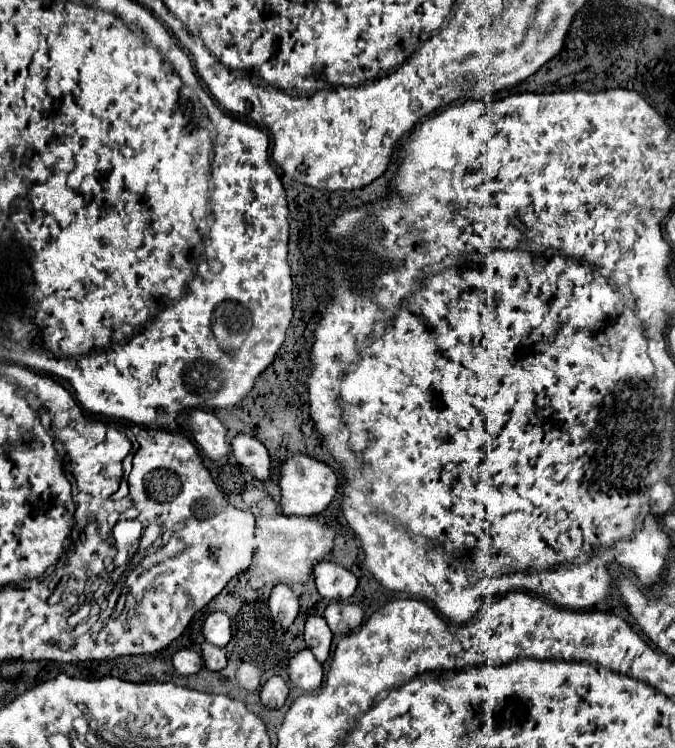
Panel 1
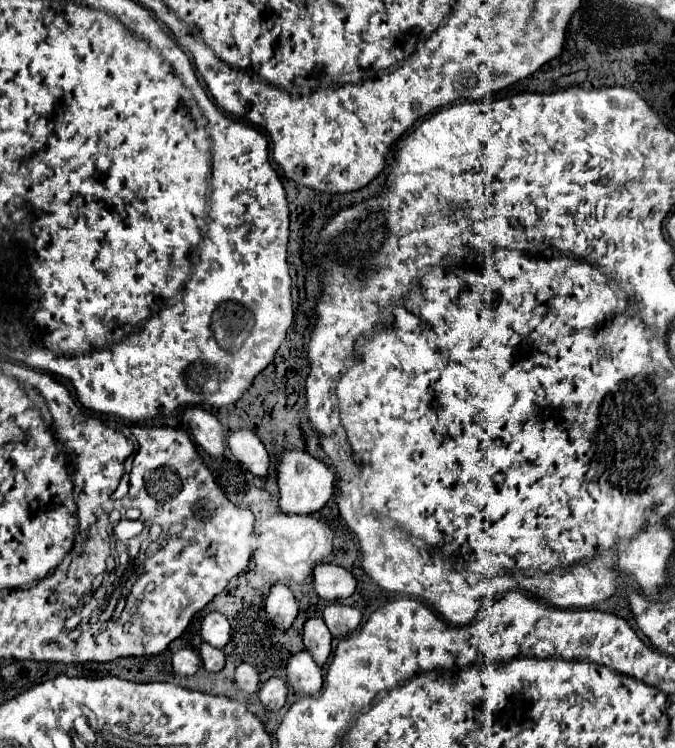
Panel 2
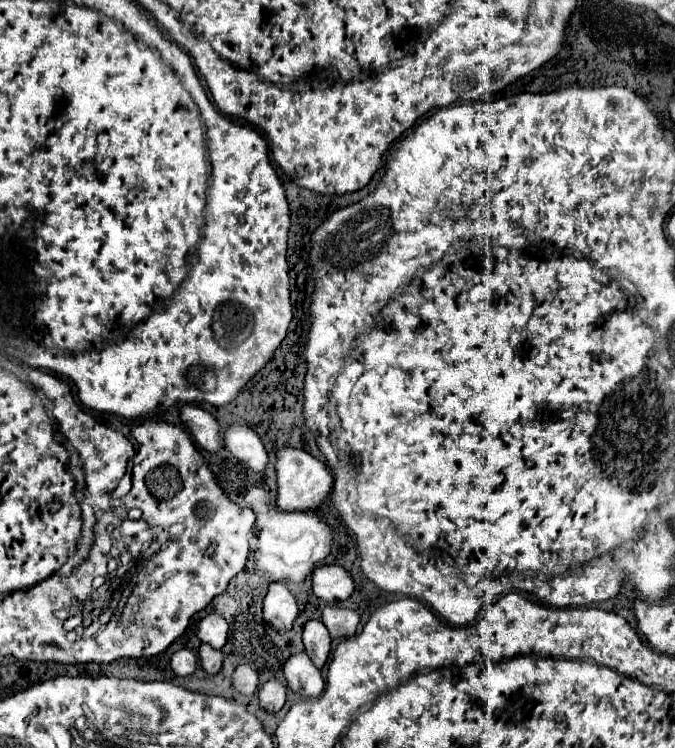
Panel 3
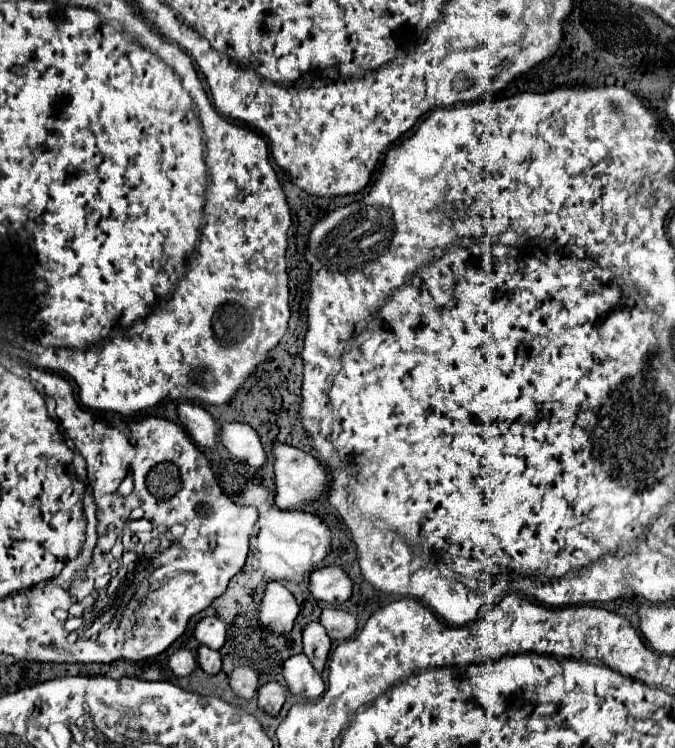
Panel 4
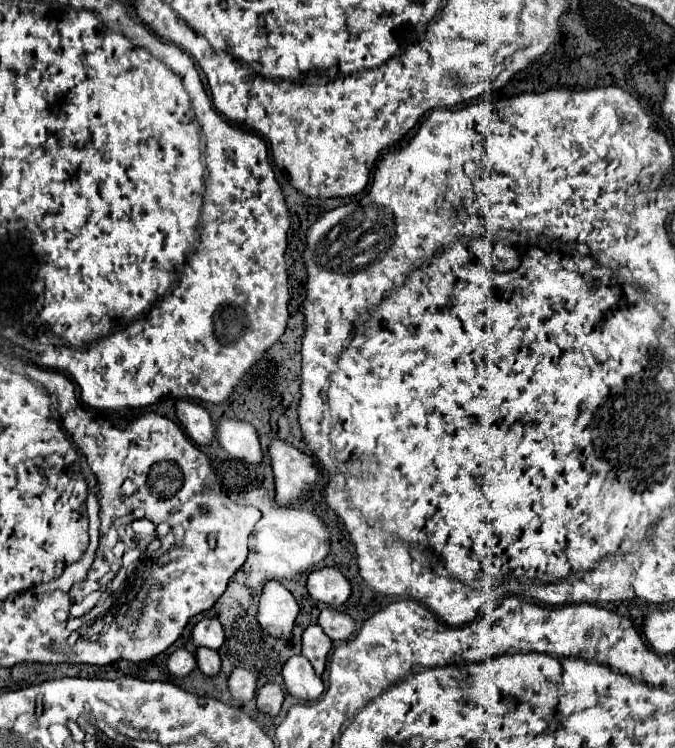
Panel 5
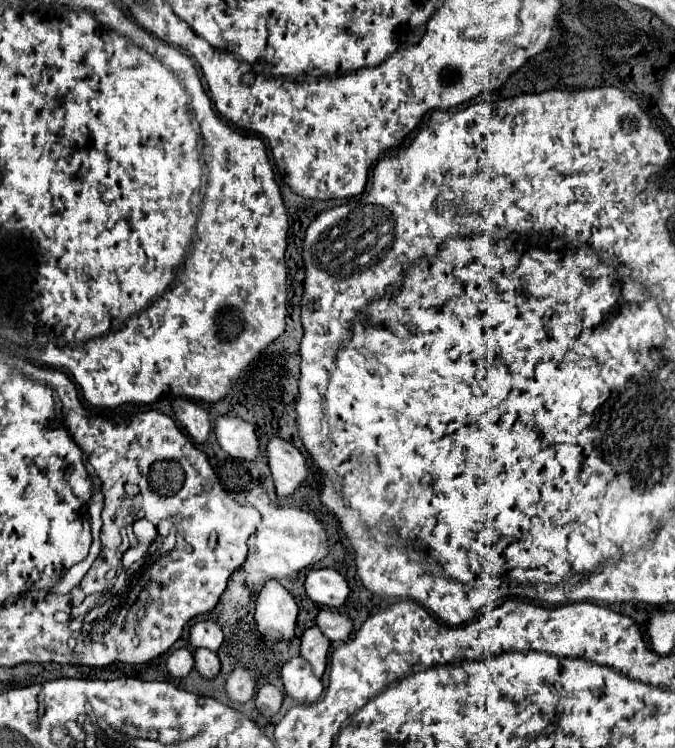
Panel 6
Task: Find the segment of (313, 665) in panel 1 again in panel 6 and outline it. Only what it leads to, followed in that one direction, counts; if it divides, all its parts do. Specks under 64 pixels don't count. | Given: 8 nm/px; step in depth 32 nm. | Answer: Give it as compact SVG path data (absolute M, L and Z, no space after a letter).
M294 656L284 664L282 682L286 694L298 702L316 702L324 690L320 678L314 676L312 666L302 656Z

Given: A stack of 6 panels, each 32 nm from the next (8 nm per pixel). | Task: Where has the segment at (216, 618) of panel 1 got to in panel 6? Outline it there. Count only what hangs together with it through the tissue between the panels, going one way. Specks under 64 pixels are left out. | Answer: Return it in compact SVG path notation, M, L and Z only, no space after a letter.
M202 620L202 622L196 622L190 630L190 644L194 648L208 648L212 652L216 652L220 648L224 640L224 634L222 634L222 628L218 626L218 622L214 620Z

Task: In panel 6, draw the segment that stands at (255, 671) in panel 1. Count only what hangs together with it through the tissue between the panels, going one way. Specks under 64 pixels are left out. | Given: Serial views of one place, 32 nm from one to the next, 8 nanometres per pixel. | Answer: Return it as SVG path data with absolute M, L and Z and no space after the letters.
M236 668L226 680L226 692L228 692L230 700L234 700L234 702L252 700L254 688L256 688L256 682L244 668Z

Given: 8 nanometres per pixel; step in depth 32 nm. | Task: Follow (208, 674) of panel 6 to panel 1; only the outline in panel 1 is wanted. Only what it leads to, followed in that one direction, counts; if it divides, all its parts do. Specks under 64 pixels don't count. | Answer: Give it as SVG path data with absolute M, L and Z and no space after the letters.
M202 644L202 658L208 670L222 670L226 666L226 650L214 644Z

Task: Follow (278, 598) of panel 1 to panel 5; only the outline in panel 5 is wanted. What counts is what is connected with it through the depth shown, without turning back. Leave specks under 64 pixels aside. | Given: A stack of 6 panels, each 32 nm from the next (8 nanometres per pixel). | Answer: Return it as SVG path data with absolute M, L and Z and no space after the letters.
M270 580L262 590L258 604L258 622L268 634L288 638L294 628L298 610L300 608L294 596L280 582Z

